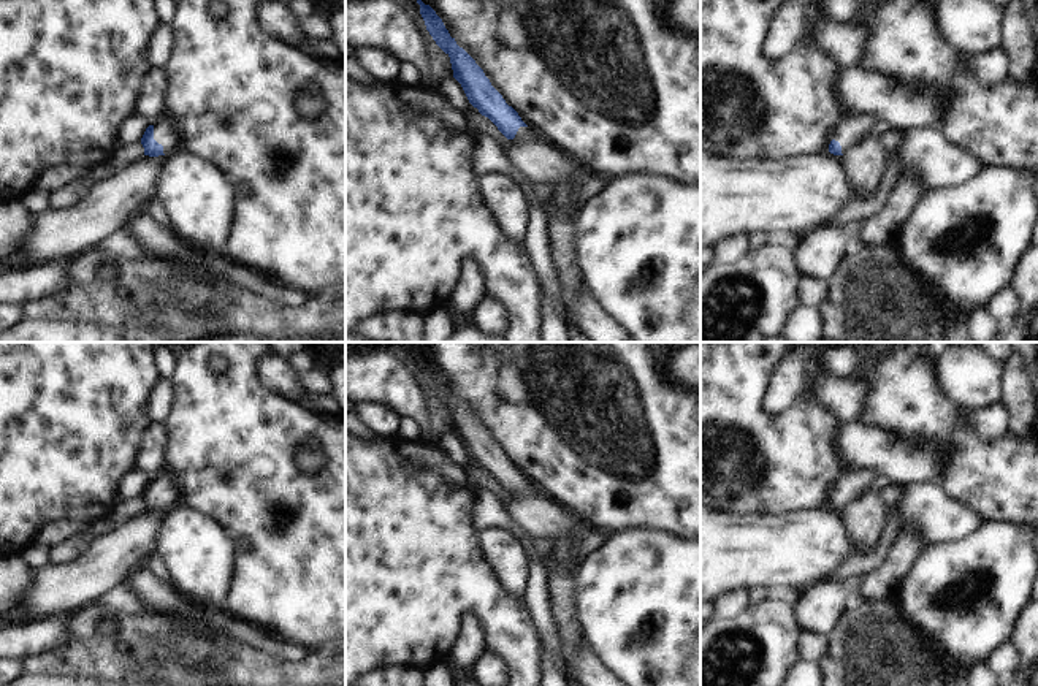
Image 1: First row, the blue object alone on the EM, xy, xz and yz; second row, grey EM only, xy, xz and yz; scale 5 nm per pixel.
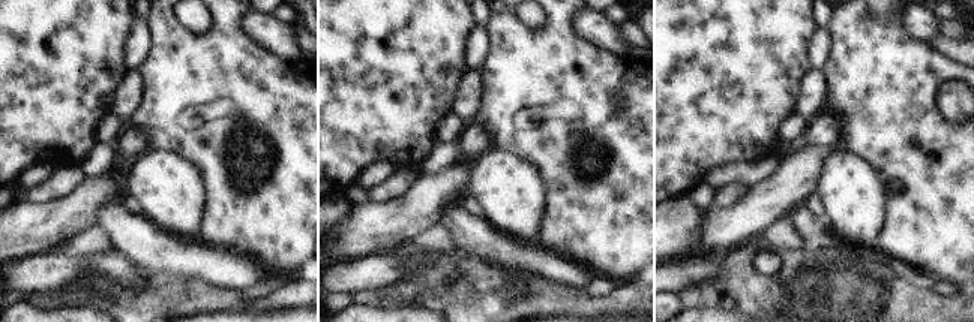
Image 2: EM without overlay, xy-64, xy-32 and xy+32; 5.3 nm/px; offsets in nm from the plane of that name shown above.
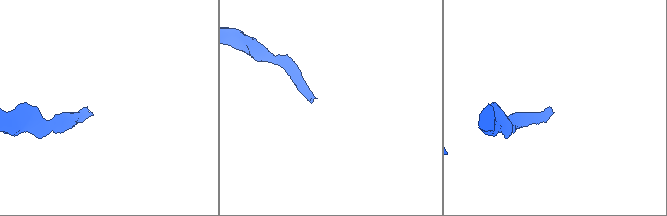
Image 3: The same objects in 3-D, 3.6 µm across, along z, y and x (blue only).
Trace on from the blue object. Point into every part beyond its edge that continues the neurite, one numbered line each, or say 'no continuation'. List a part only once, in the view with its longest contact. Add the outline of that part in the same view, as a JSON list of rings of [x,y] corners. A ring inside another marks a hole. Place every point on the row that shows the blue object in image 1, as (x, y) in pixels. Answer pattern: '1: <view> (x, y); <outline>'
1: xy (164, 132); [[[166,119],[154,124],[154,139],[163,146],[165,155],[179,151],[179,133]]]

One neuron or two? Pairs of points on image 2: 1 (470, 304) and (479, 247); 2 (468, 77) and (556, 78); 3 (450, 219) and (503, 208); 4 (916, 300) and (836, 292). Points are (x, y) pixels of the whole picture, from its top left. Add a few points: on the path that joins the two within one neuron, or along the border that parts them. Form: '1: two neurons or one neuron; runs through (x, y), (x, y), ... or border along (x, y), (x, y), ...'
1: two neurons; border along (459, 256), (499, 265), (511, 273)
2: two neurons; border along (474, 71), (480, 84), (476, 111)
3: two neurons; border along (482, 216), (494, 228), (511, 237)
4: one neuron; runs through (896, 300), (883, 300), (865, 292), (856, 292)

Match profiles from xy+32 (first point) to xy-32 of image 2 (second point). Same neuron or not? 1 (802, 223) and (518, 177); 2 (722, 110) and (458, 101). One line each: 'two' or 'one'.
1: two
2: two

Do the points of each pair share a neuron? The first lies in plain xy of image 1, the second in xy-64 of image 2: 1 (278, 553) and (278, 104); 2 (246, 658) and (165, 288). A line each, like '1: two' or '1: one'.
1: one
2: one

